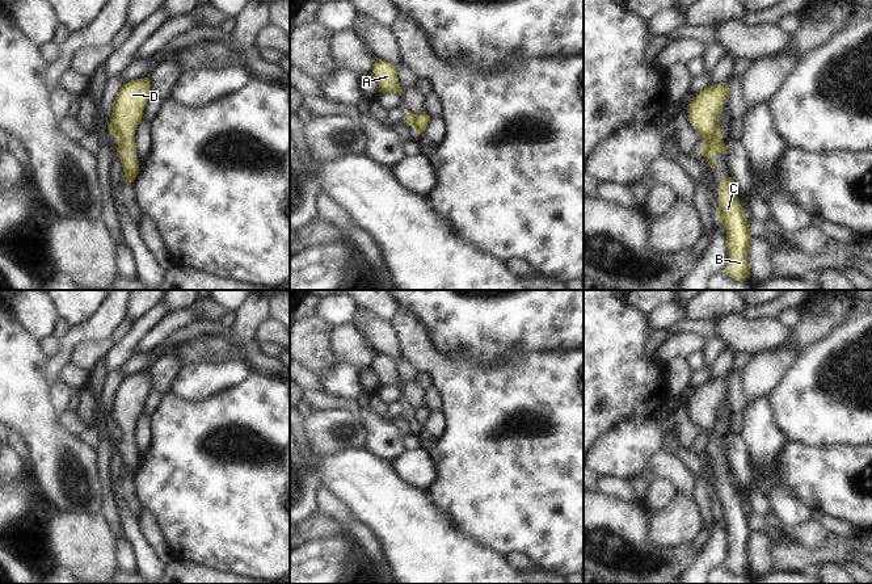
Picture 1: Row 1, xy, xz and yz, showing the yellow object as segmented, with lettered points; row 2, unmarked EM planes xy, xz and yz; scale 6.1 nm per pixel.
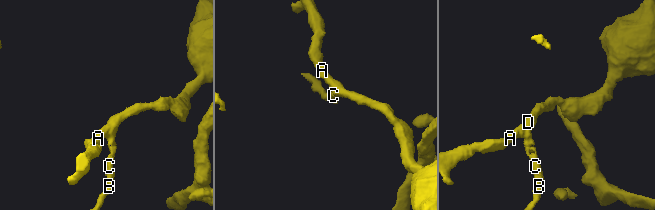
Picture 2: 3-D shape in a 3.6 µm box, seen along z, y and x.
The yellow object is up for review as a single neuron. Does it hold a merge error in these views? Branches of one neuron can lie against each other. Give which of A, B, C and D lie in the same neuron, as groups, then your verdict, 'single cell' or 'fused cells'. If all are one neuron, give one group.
A B C D; single cell

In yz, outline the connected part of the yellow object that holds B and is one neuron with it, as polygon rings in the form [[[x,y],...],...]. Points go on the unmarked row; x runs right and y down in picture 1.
[[[725,471],[719,480],[719,514],[726,524],[729,556],[723,567],[734,575],[750,571],[747,546],[751,538],[747,509],[745,508],[736,484],[733,471]]]

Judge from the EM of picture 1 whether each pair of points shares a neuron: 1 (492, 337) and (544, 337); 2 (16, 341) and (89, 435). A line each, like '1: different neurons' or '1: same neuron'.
1: same neuron
2: different neurons

